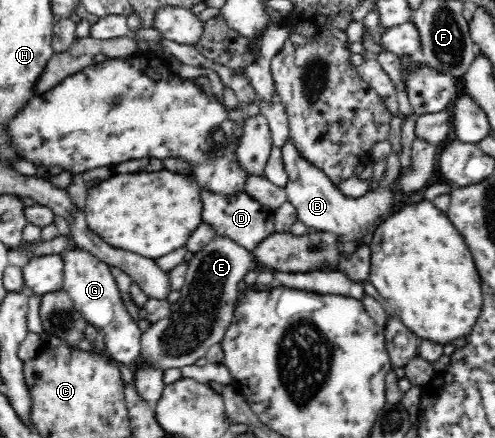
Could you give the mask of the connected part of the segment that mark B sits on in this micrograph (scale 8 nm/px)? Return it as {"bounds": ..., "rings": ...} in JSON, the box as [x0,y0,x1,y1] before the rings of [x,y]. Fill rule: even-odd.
{"bounds":[280,139,401,246],"rings":[[[289,139],[280,150],[282,150],[284,168],[288,172],[288,184],[285,187],[287,199],[295,207],[297,219],[308,229],[329,232],[348,240],[354,239],[354,241],[358,241],[359,246],[365,245],[362,243],[362,238],[368,233],[369,227],[372,227],[374,222],[393,206],[393,194],[389,191],[389,186],[401,172],[401,150],[396,153],[391,152],[386,157],[386,169],[380,188],[376,188],[376,191],[366,193],[360,198],[343,195],[337,185],[332,183],[332,180],[321,169],[312,166],[300,155]]]}

